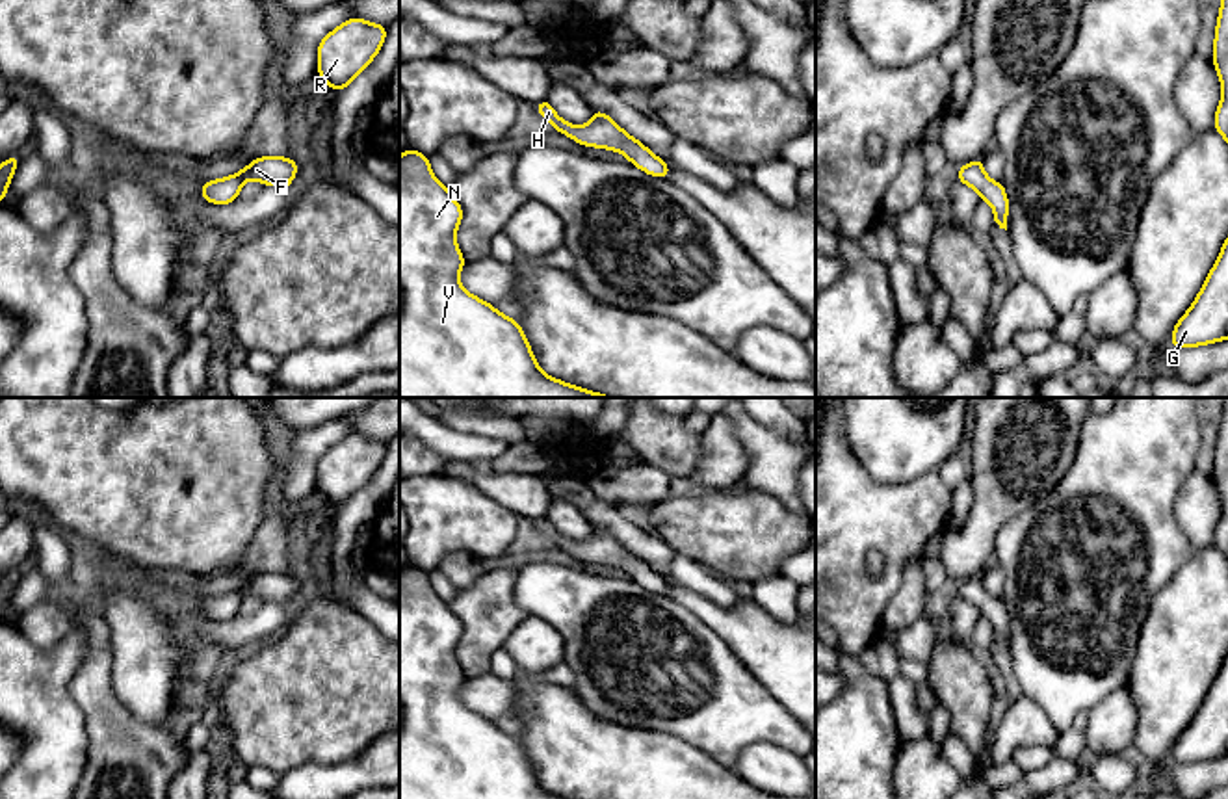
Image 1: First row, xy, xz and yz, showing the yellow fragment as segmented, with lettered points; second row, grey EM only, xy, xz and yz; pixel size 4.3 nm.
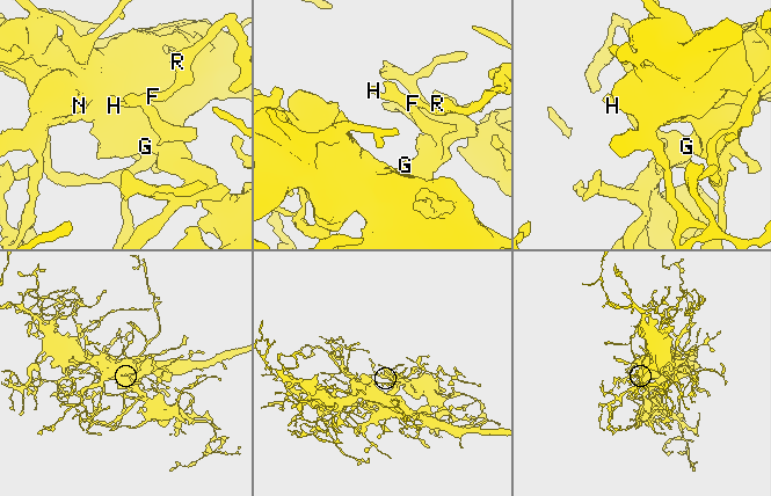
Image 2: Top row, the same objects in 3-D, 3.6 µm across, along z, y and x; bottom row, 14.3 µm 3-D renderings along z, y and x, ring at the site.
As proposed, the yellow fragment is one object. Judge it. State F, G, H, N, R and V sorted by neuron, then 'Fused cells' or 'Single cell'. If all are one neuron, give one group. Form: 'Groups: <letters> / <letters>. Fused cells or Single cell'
Groups: F G H N R V. Single cell

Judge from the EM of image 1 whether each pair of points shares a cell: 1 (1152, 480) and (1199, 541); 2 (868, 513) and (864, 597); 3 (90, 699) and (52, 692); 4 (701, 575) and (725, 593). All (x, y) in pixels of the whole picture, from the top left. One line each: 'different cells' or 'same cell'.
1: different cells
2: same cell
3: different cells
4: same cell

